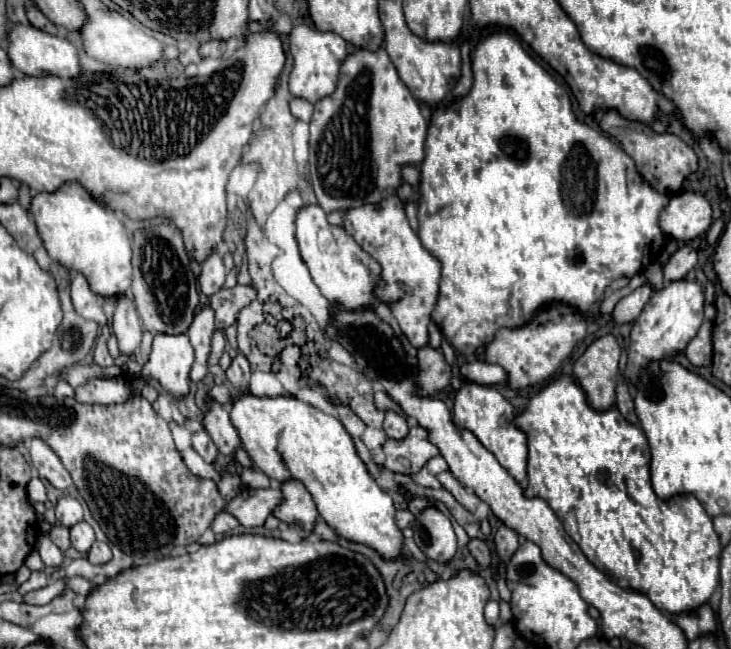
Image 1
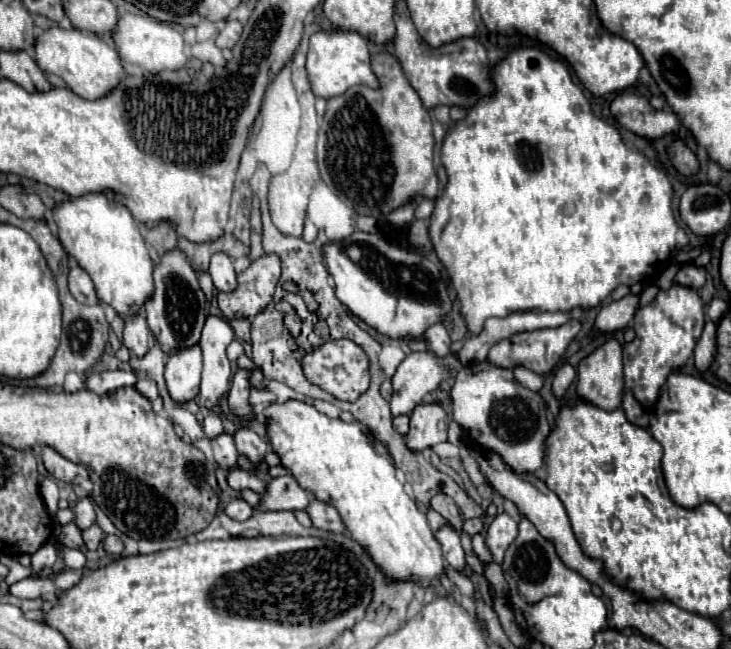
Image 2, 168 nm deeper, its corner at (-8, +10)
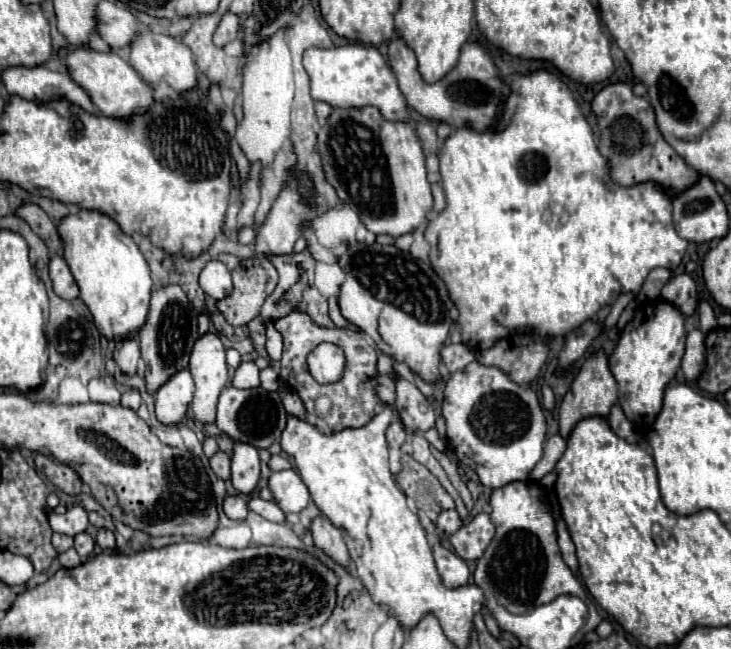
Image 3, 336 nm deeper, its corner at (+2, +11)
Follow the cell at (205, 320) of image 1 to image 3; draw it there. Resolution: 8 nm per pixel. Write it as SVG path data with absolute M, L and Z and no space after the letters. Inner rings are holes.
M207 332L199 336L193 346L189 370L195 380L195 396L191 402L193 418L207 424L215 420L217 396L227 384L227 364L225 346L217 332Z

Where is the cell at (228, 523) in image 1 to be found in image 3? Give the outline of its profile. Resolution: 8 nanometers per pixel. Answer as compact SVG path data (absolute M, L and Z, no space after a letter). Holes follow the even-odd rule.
M227 496L225 502L223 502L223 512L231 520L243 520L249 514L247 504L245 504L245 500L241 496Z

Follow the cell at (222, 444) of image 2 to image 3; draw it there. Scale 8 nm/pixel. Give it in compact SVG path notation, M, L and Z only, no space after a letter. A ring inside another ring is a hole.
M221 450L215 452L215 454L211 456L209 464L211 464L211 470L213 470L219 478L223 478L223 480L229 478L229 464L231 464L231 460L229 460L229 456L227 456L225 452L221 452Z

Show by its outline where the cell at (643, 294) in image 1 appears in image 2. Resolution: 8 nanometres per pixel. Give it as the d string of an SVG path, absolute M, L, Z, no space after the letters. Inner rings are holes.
M627 295L621 301L613 301L609 305L605 305L597 319L595 319L595 331L597 333L613 333L617 329L623 329L635 315L637 309L637 295Z

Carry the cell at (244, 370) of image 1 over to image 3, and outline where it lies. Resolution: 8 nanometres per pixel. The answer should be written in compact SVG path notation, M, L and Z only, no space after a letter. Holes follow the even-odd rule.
M229 386L219 396L215 424L219 426L221 432L229 434L233 440L245 440L247 444L253 444L255 448L269 448L273 442L279 440L279 436L285 428L285 422L287 422L287 412L285 412L277 392L267 392L263 388L239 390L239 388ZM271 414L273 414L273 426L269 426Z

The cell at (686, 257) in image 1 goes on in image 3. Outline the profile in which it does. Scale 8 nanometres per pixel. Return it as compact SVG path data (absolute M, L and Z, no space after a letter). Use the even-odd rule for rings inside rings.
M683 272L683 274L675 274L671 276L671 280L663 286L661 298L675 304L685 316L695 312L697 306L697 286L695 280Z

